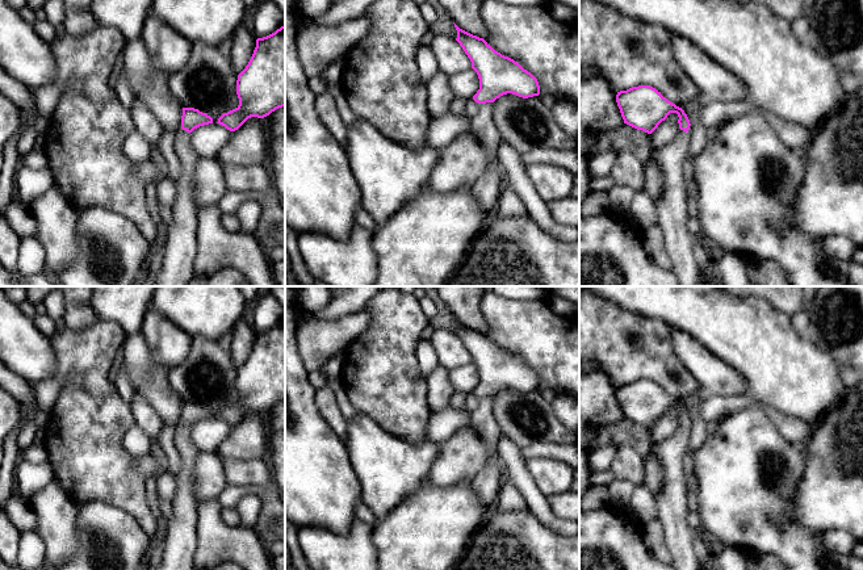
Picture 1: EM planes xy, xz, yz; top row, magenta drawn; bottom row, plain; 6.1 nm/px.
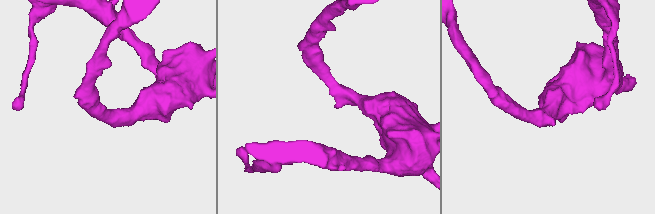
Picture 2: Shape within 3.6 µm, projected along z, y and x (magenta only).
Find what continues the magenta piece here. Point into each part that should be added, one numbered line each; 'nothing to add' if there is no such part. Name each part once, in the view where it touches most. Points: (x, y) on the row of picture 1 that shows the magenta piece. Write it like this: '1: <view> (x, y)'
1: xy (180, 246)

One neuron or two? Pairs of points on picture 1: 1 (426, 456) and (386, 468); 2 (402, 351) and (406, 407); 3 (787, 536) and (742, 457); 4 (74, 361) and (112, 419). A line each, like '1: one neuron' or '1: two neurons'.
1: one neuron
2: one neuron
3: one neuron
4: one neuron

